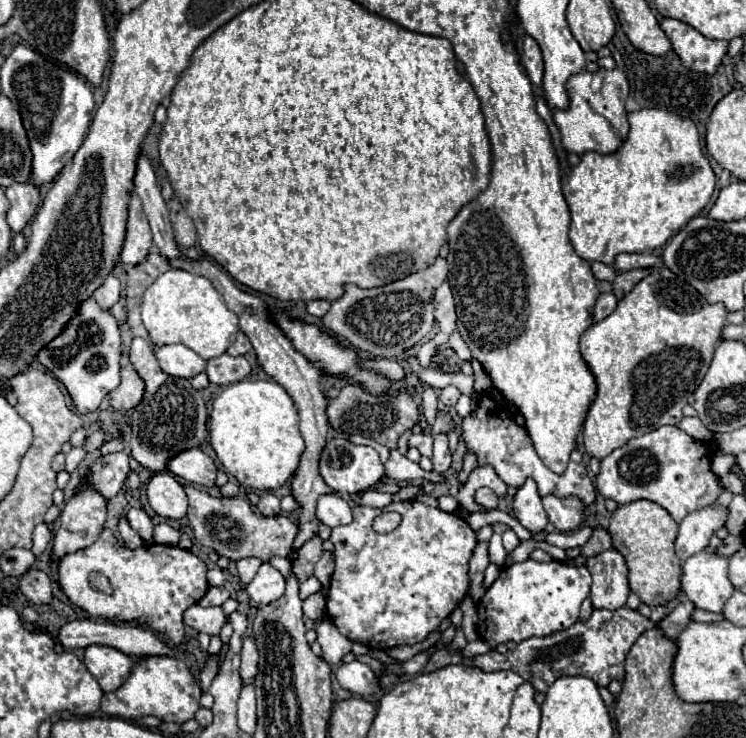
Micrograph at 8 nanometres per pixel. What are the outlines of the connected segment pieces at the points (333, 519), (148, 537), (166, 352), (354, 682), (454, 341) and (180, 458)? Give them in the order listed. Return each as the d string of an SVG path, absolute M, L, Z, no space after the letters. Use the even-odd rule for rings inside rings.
M322 495L316 505L316 517L326 523L328 527L338 527L338 525L348 525L352 521L352 507L348 505L346 499L338 495Z
M132 507L126 511L126 519L130 523L130 527L134 531L140 533L140 537L146 541L146 543L154 543L154 525L152 525L152 519L148 517L148 513L144 509L138 509L138 507Z
M164 345L154 349L160 369L172 377L192 379L206 369L206 361L186 345Z
M360 661L340 663L340 667L336 669L336 681L340 683L342 689L364 695L364 697L380 691L376 675L372 673L372 669L368 665L360 663Z
M454 331L454 333L450 335L450 341L448 341L448 345L450 345L450 347L452 347L452 349L458 353L458 355L460 355L460 359L462 359L462 361L466 361L466 363L468 363L468 361L472 359L472 355L470 355L470 349L466 347L466 343L462 341L462 337L460 337L460 333L458 333L458 331Z
M198 447L174 455L174 459L170 459L168 469L174 475L184 477L186 481L192 481L192 483L198 483L198 485L212 487L214 481L216 481L214 461L206 453L202 453Z

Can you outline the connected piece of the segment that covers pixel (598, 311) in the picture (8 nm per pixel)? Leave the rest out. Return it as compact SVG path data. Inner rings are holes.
M602 293L594 307L594 321L602 321L604 317L608 317L616 309L616 305L618 305L618 299L612 293Z

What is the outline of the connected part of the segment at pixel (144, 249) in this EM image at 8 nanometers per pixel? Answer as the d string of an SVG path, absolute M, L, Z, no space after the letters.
M132 191L130 193L130 209L128 209L128 231L126 231L126 243L120 255L120 261L126 265L138 265L146 261L146 255L152 247L152 233L148 219L142 211L142 201Z

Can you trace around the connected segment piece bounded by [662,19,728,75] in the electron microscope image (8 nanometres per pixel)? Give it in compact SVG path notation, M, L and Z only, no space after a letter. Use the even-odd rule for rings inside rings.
M664 19L662 31L668 35L684 67L698 73L714 75L722 65L722 59L728 51L728 41L712 41L688 23L676 19Z

